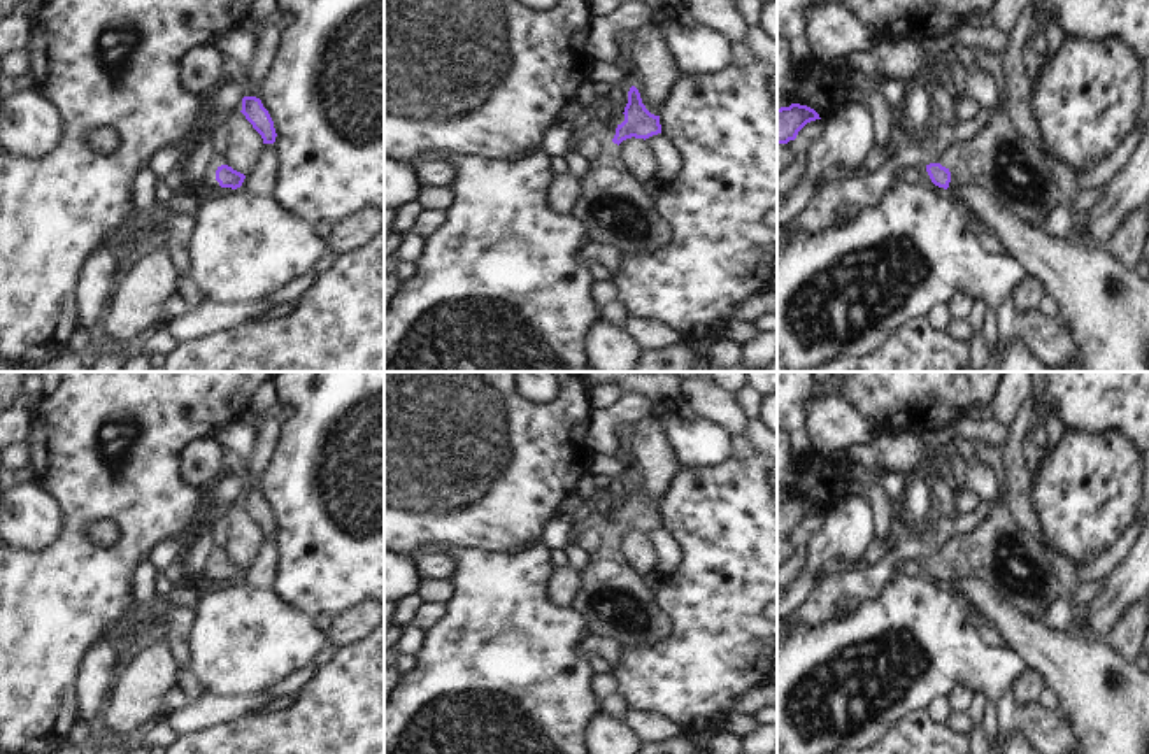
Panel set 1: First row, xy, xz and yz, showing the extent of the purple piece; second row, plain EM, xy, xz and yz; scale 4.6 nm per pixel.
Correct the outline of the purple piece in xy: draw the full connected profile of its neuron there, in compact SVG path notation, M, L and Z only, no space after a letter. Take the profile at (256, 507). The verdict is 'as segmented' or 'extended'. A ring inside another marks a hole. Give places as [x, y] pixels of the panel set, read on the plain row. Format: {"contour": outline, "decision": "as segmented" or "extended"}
{"contour": "M256 489L242 491L242 503L246 512L253 517L253 521L261 528L263 537L275 535L275 521L268 503L263 500L261 493Z", "decision": "as segmented"}

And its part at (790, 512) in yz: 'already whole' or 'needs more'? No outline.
already whole

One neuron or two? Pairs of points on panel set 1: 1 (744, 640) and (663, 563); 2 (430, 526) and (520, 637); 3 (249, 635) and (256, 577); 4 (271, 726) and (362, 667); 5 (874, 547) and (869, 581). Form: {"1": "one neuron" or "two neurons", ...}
{"1": "two neurons", "2": "two neurons", "3": "two neurons", "4": "one neuron", "5": "two neurons"}

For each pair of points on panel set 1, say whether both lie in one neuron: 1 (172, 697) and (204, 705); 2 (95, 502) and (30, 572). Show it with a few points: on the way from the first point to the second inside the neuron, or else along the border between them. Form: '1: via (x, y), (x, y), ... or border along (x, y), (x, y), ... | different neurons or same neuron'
1: border along (192, 700), (167, 711) | different neurons
2: via (76, 521), (72, 525), (72, 537), (49, 560) | same neuron

